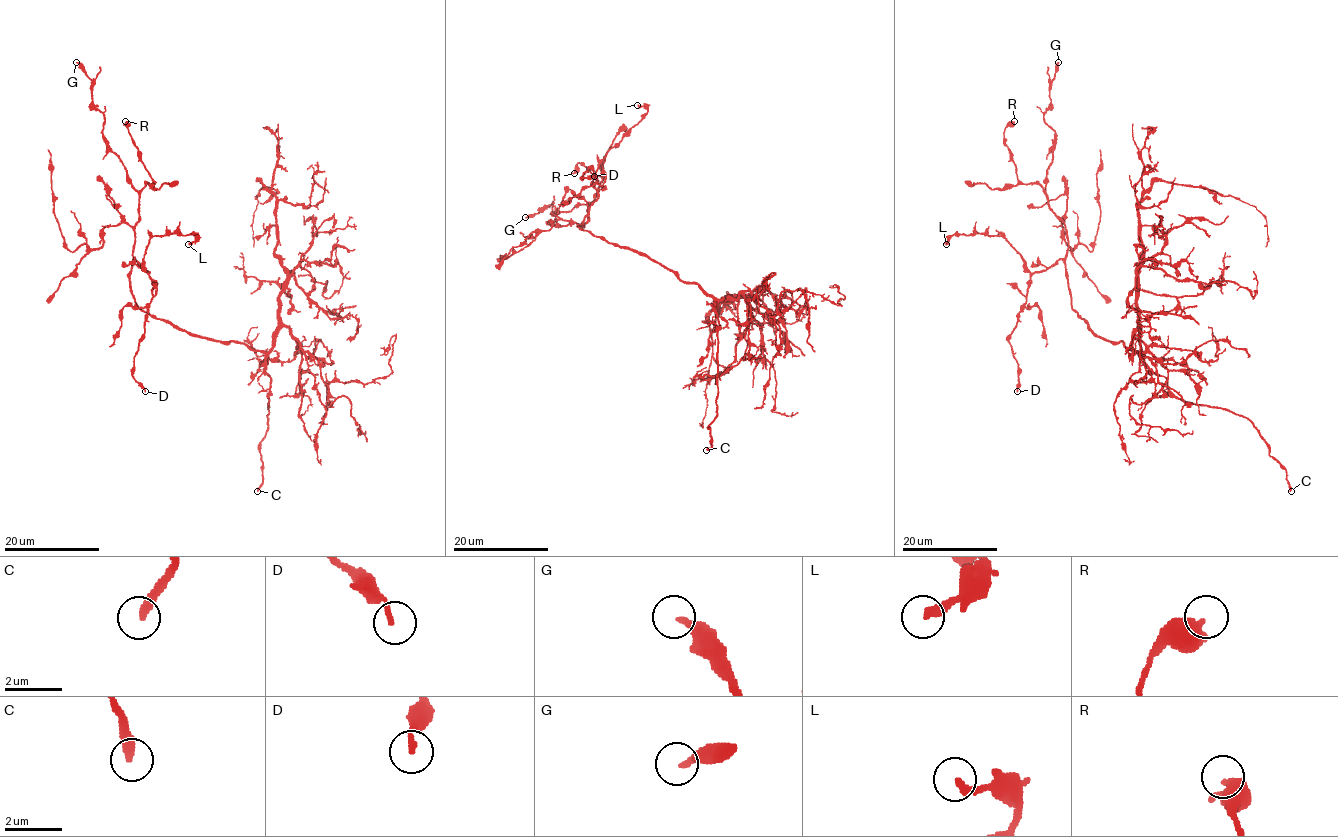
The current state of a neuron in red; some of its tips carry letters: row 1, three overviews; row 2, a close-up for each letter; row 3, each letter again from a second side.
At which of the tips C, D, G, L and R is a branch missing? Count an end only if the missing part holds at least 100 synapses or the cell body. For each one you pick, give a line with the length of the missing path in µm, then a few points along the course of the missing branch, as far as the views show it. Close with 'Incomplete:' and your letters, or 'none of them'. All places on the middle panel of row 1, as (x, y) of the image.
C: 60 µm | (706, 450), (685, 446), (728, 447), (776, 460), (788, 474), (789, 501), (784, 503)
Incomplete: C

